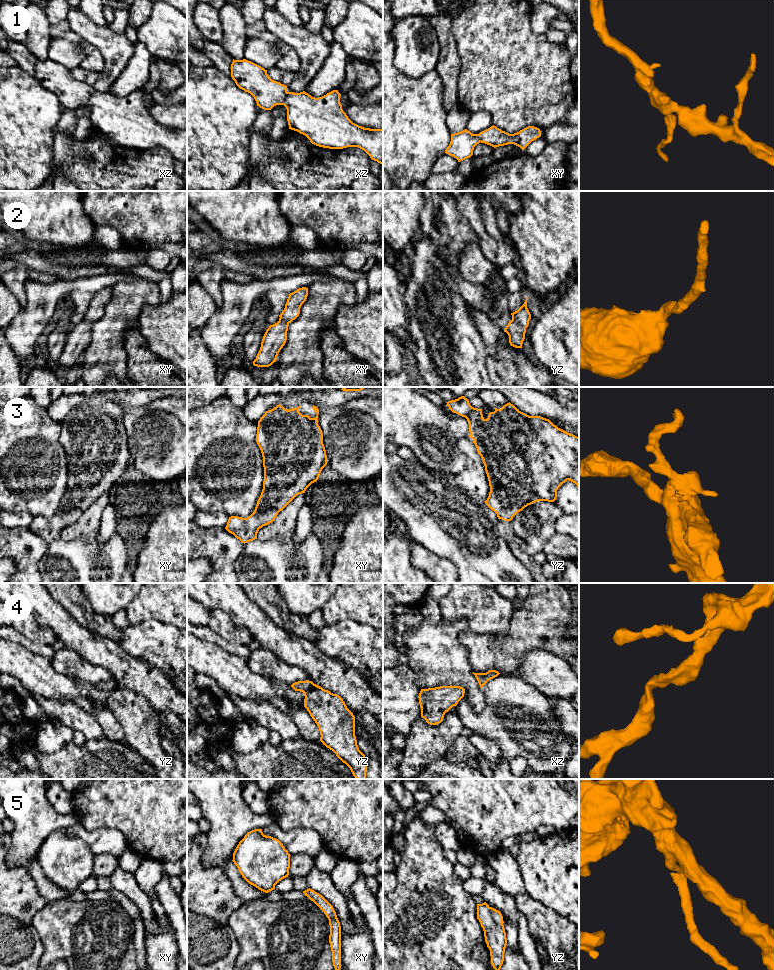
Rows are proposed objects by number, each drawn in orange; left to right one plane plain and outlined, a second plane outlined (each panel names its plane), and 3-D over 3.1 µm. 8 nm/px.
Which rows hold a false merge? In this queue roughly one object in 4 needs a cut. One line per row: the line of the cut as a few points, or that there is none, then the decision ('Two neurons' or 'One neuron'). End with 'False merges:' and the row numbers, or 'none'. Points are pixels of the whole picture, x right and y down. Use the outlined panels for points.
1: No split. One neuron
2: No split. One neuron
3: No split. One neuron
4: No split. One neuron
5: No split. One neuron
False merges: none

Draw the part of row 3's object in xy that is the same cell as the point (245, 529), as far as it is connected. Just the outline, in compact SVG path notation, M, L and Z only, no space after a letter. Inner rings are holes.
M279 404L266 411L258 421L256 442L263 457L263 489L254 512L247 518L229 517L225 527L244 544L257 539L259 529L272 523L278 513L297 495L305 493L318 480L322 469L327 465L323 433L318 425L319 409L313 405L317 416L311 418L299 412L300 406L288 410Z

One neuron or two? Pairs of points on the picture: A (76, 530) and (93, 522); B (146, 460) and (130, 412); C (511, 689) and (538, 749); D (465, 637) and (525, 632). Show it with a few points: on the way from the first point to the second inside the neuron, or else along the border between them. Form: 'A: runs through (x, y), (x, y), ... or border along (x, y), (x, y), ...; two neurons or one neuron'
A: runs through (80, 530), (89, 524); one neuron
B: runs through (146, 448), (146, 429), (141, 424); one neuron
C: runs through (511, 704), (521, 721), (534, 734); one neuron
D: runs through (480, 643), (510, 643); one neuron

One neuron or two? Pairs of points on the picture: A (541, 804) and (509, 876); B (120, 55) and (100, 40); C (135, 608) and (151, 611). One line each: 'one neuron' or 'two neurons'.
A: two neurons
B: one neuron
C: one neuron

